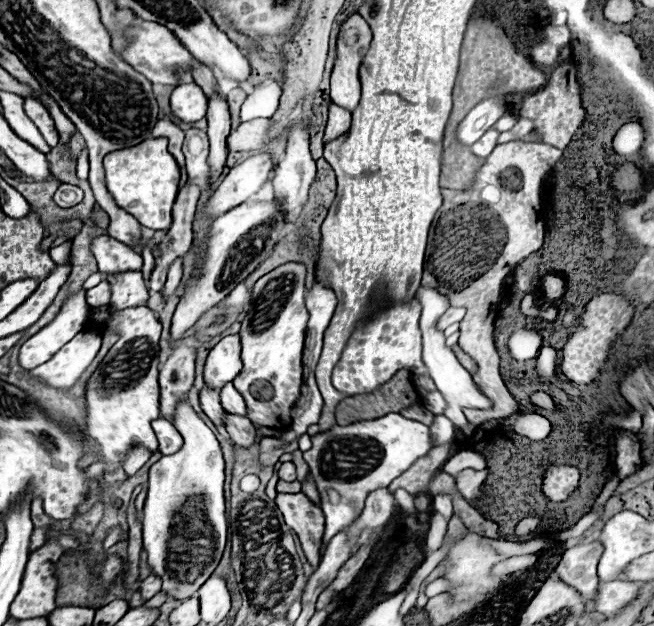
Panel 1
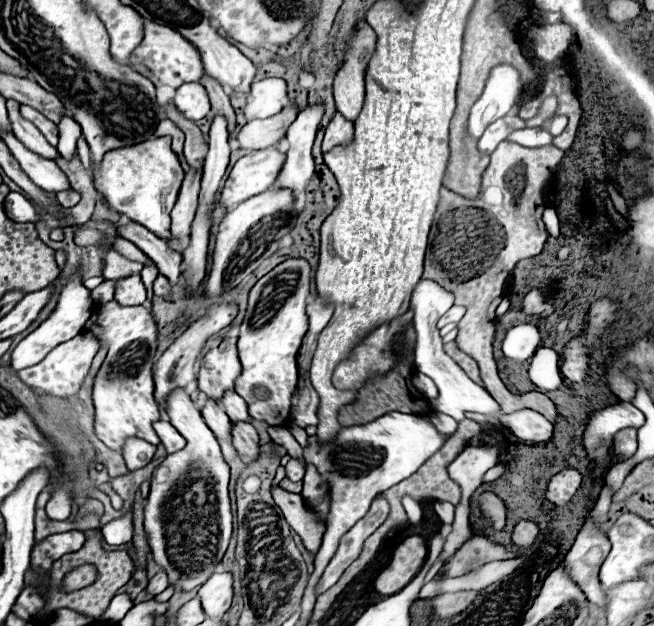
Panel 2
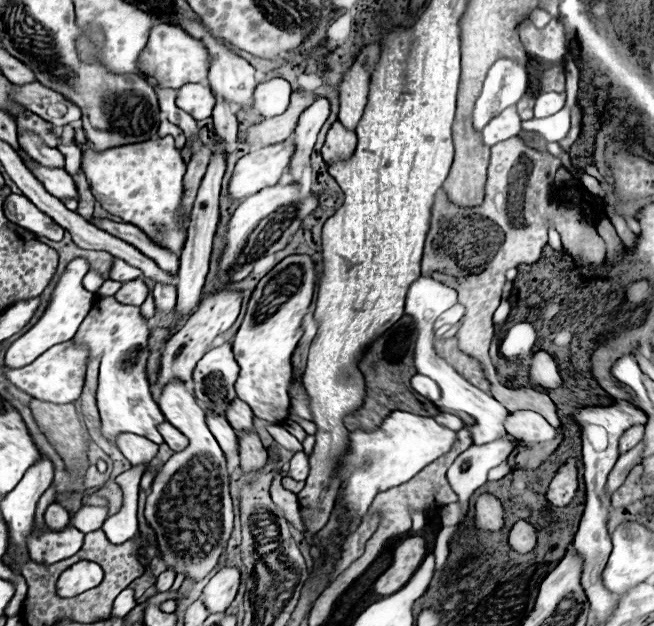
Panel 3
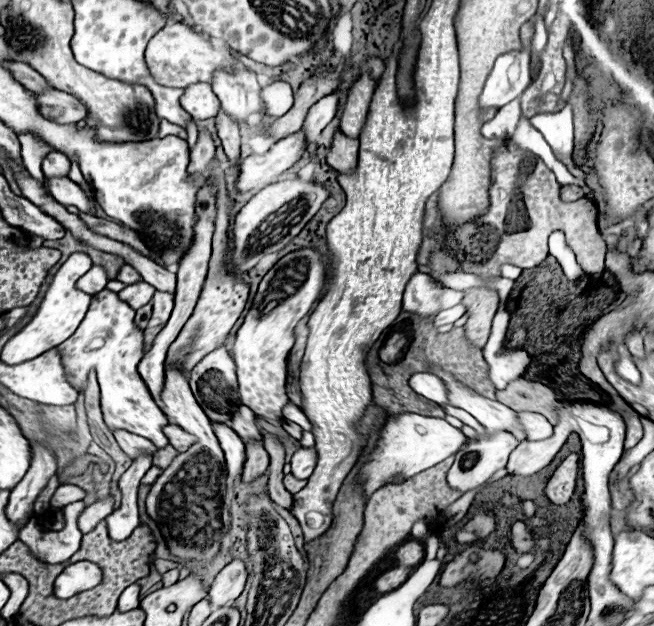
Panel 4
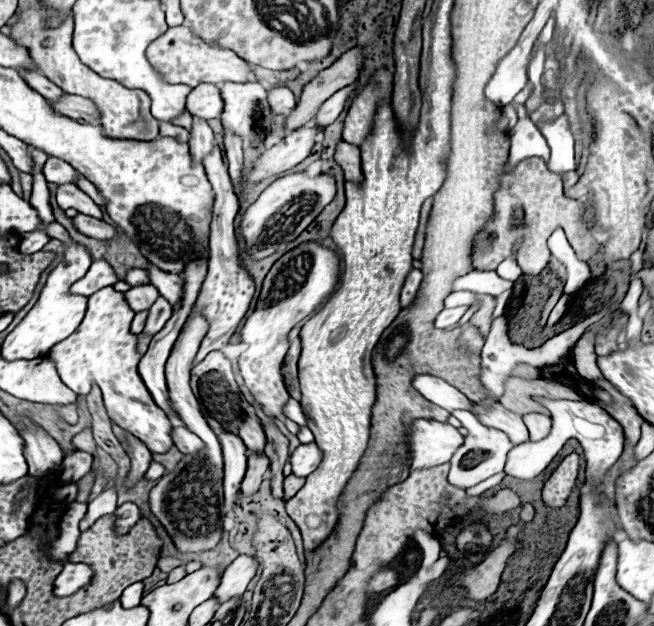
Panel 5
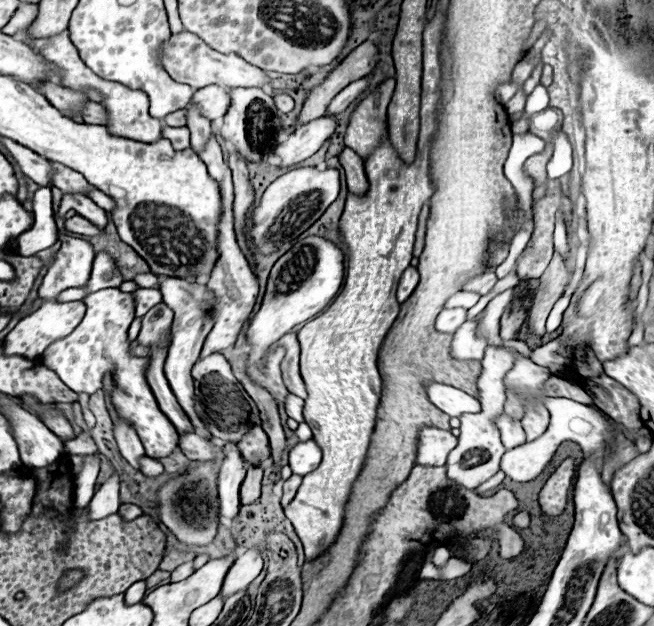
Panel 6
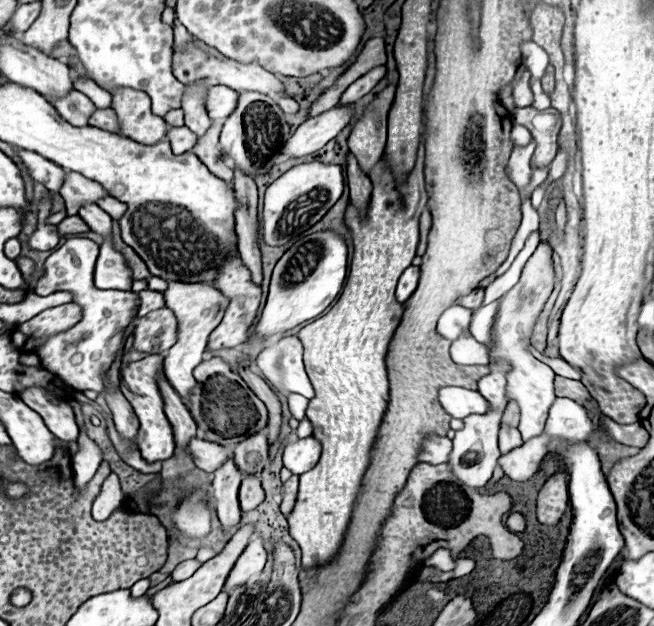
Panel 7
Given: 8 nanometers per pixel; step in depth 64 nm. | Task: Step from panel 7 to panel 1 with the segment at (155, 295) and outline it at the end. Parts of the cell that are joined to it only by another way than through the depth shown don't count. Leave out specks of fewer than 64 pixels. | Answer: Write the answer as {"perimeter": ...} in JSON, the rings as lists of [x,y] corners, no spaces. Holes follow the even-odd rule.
{"perimeter":[[[120,272],[106,278],[112,288],[112,300],[110,304],[118,310],[140,306],[148,300],[146,282],[142,278],[142,272]]]}

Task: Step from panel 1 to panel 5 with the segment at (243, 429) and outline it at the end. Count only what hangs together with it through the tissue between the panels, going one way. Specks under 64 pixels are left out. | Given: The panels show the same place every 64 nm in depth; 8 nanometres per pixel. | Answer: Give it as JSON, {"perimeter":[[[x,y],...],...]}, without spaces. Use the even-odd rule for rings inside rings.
{"perimeter":[[[248,456],[248,470],[242,482],[242,494],[252,496],[258,492],[264,472],[268,470],[268,458],[266,456]]]}

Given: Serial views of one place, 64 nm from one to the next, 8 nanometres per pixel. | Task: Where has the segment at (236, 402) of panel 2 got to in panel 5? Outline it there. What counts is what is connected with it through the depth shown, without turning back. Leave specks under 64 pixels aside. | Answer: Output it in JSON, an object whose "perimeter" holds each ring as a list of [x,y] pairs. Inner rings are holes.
{"perimeter":[[[244,414],[242,426],[240,426],[240,438],[242,438],[242,442],[244,442],[248,452],[252,452],[252,454],[264,454],[266,436],[264,436],[264,430],[262,430],[262,426],[260,426],[256,416]]]}

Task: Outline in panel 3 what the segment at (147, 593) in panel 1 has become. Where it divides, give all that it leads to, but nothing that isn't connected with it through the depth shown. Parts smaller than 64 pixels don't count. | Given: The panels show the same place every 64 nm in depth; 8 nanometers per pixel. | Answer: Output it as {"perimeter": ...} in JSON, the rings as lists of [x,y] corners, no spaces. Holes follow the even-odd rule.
{"perimeter":[[[172,570],[162,572],[162,574],[158,576],[158,580],[156,580],[156,588],[158,588],[160,592],[170,590],[170,588],[172,588],[172,584],[174,584],[174,578],[176,578],[176,572],[172,572]]]}

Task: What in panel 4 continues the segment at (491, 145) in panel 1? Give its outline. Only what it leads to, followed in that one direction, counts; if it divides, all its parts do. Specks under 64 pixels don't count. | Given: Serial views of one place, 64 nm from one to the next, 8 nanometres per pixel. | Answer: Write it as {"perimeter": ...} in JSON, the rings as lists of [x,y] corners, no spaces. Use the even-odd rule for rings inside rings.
{"perimeter":[[[520,98],[512,100],[510,104],[506,104],[488,124],[484,124],[482,134],[488,136],[488,138],[496,136],[496,138],[508,140],[516,130],[518,118],[520,118]]]}

